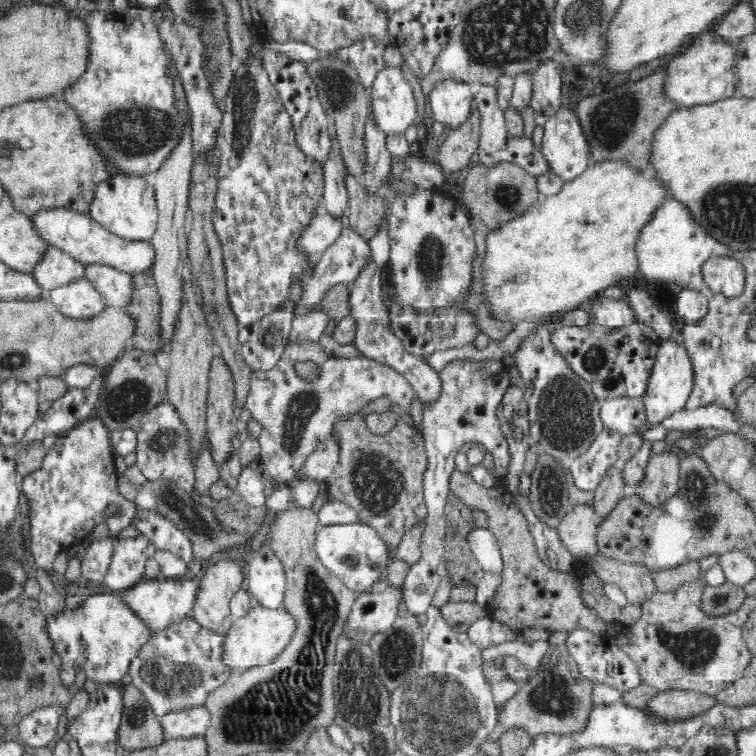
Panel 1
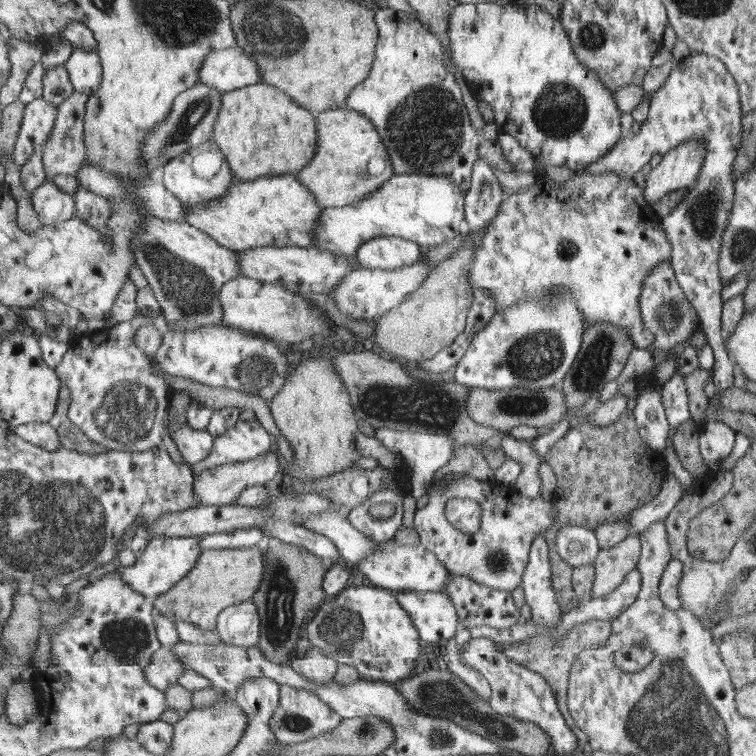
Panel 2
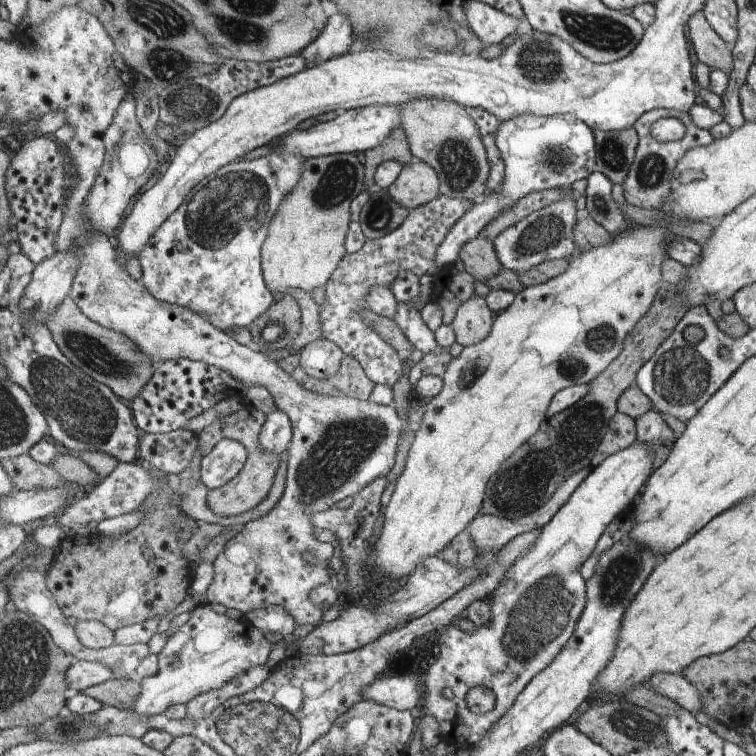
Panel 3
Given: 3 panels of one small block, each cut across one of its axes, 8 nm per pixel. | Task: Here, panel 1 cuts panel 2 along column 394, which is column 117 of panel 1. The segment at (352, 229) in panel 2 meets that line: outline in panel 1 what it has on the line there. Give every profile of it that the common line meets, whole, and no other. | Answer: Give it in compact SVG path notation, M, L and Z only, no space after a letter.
M116 175L98 184L88 214L106 231L123 240L151 241L158 220L153 185L147 178L138 175Z

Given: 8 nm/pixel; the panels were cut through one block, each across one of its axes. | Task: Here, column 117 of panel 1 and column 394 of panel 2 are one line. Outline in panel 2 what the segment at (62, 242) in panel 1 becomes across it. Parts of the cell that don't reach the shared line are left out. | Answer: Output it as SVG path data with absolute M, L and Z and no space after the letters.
M379 236L357 251L360 266L370 269L400 269L419 260L424 249L413 240L399 236Z

